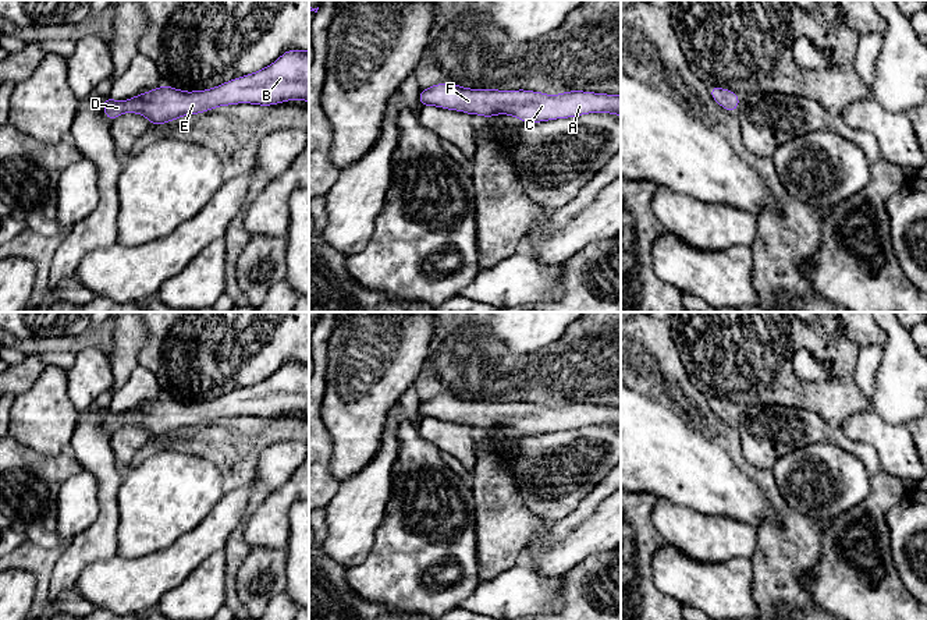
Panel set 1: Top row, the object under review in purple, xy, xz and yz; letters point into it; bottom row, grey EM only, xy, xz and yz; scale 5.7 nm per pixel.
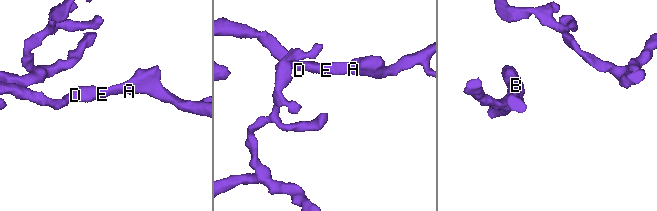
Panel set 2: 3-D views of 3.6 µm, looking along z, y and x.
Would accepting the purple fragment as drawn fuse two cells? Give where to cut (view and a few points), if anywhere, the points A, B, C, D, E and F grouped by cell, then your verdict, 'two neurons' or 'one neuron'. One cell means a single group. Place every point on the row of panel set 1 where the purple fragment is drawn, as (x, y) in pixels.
no cut | A B C D E F | one neuron

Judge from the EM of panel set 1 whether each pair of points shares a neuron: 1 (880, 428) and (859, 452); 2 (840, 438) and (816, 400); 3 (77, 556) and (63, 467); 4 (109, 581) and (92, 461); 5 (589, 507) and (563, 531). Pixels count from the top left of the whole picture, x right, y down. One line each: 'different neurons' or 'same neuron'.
1: different neurons
2: different neurons
3: different neurons
4: different neurons
5: same neuron

